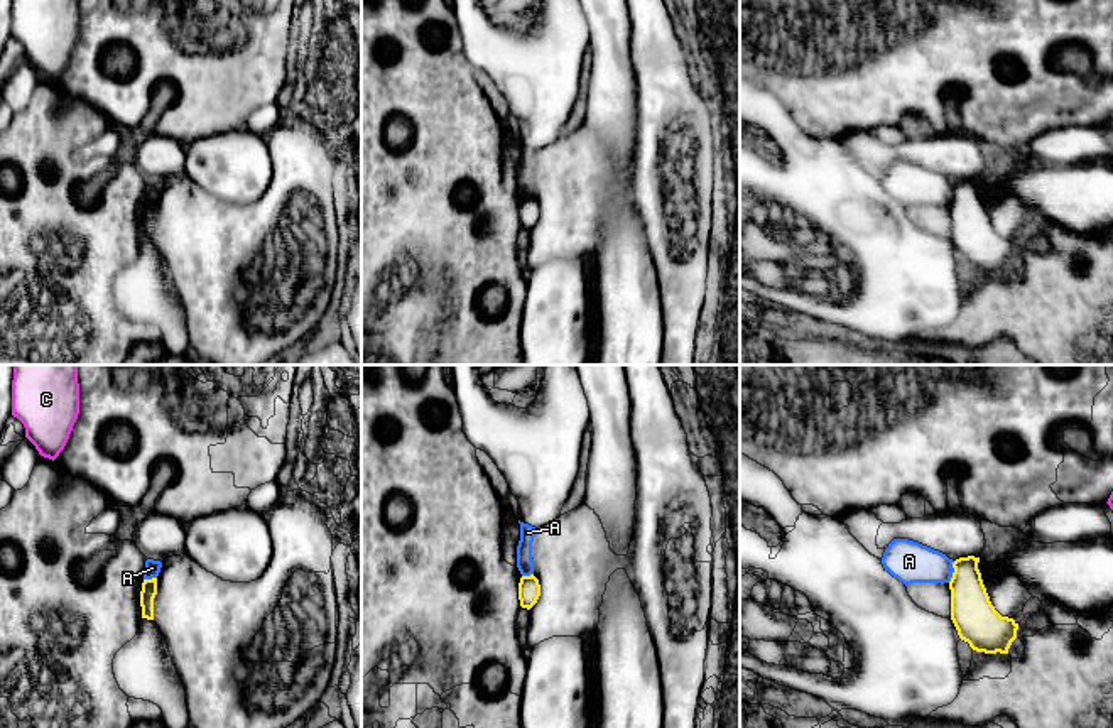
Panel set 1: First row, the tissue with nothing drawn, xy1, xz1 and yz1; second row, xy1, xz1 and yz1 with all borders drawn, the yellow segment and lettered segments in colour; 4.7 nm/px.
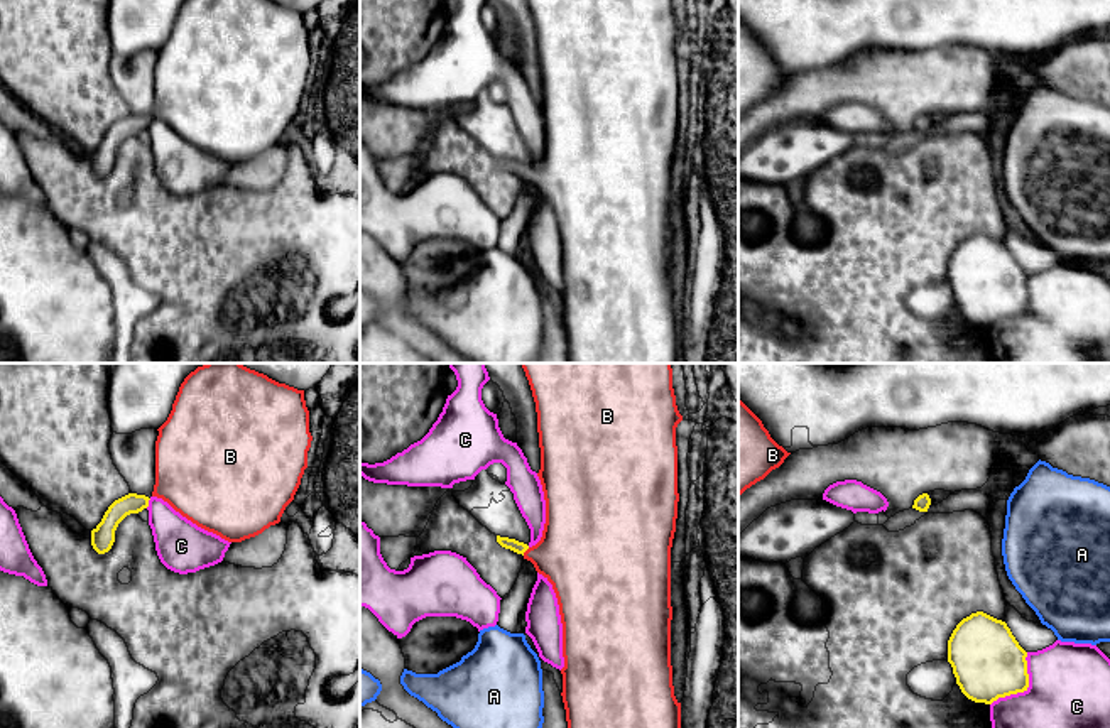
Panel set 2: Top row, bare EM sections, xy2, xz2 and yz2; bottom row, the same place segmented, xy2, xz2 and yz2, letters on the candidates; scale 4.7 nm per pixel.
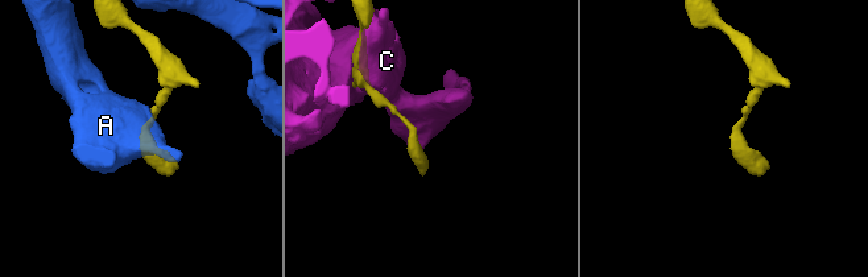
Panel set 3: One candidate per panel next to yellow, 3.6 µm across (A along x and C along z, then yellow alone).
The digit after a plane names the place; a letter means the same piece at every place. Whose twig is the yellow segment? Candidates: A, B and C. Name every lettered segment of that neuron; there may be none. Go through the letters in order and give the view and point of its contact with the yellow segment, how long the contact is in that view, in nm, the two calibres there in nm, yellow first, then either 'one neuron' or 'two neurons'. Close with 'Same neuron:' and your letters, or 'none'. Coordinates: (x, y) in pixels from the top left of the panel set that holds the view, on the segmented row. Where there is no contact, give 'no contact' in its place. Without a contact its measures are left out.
A: contact yz1 (955, 571); length 110 nm; calibres 200 and 200 nm; two neurons
B: contact xz2 (526, 549); length 50 nm; calibres 60 and 380 nm; one neuron
C: contact yz2 (1026, 688); length 320 nm; calibres 340 and 380 nm; two neurons
Same neuron: B

